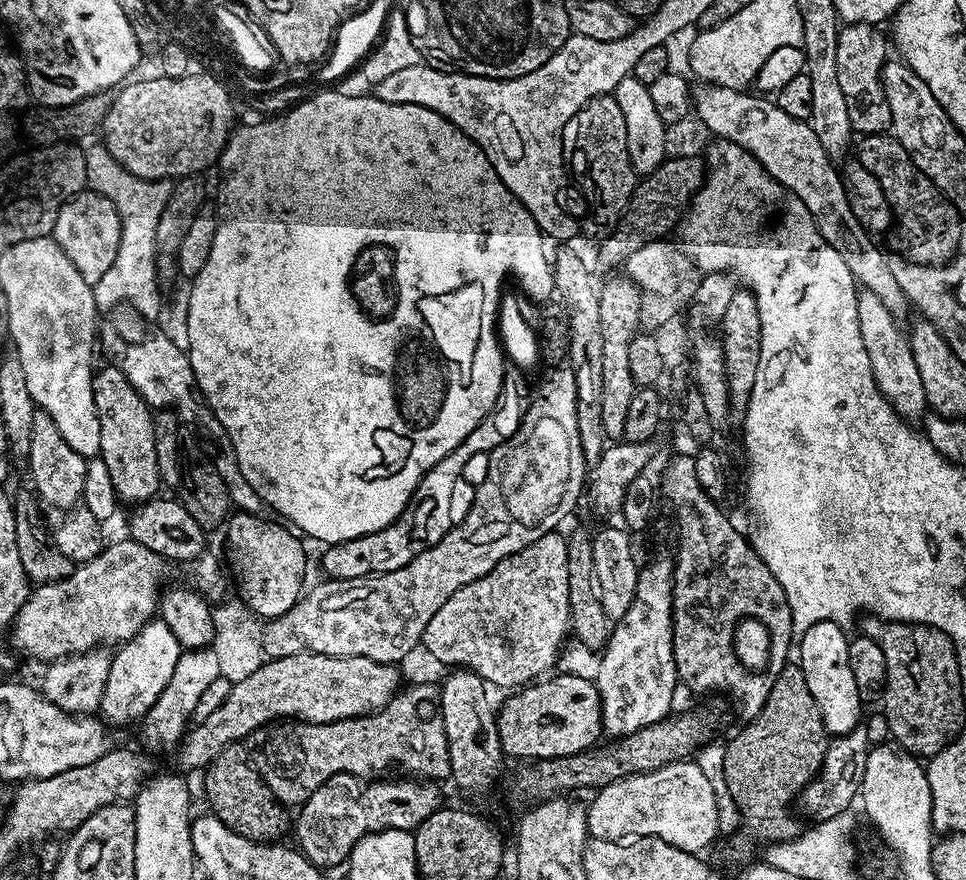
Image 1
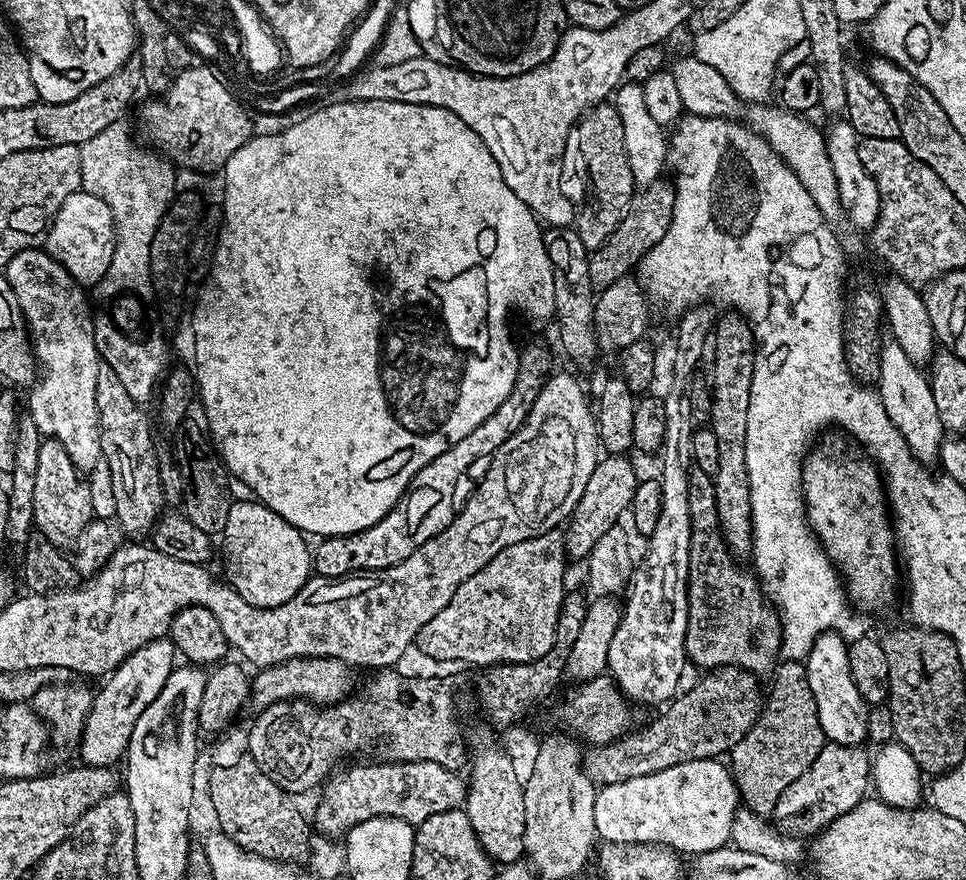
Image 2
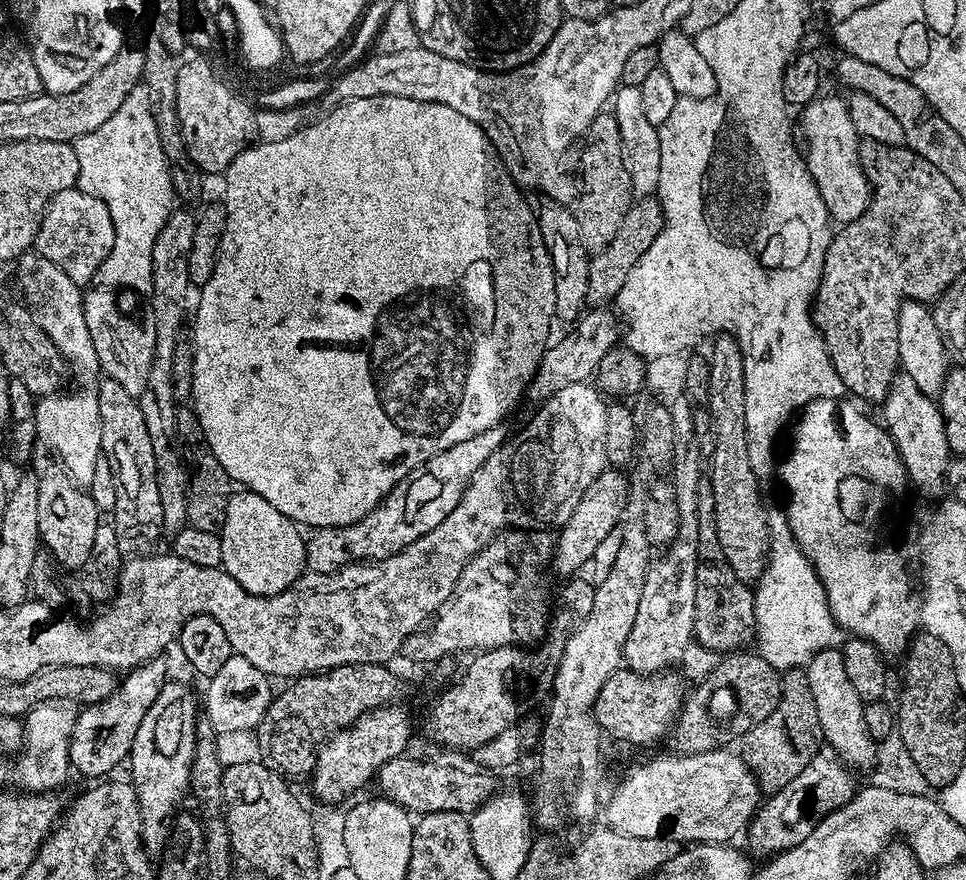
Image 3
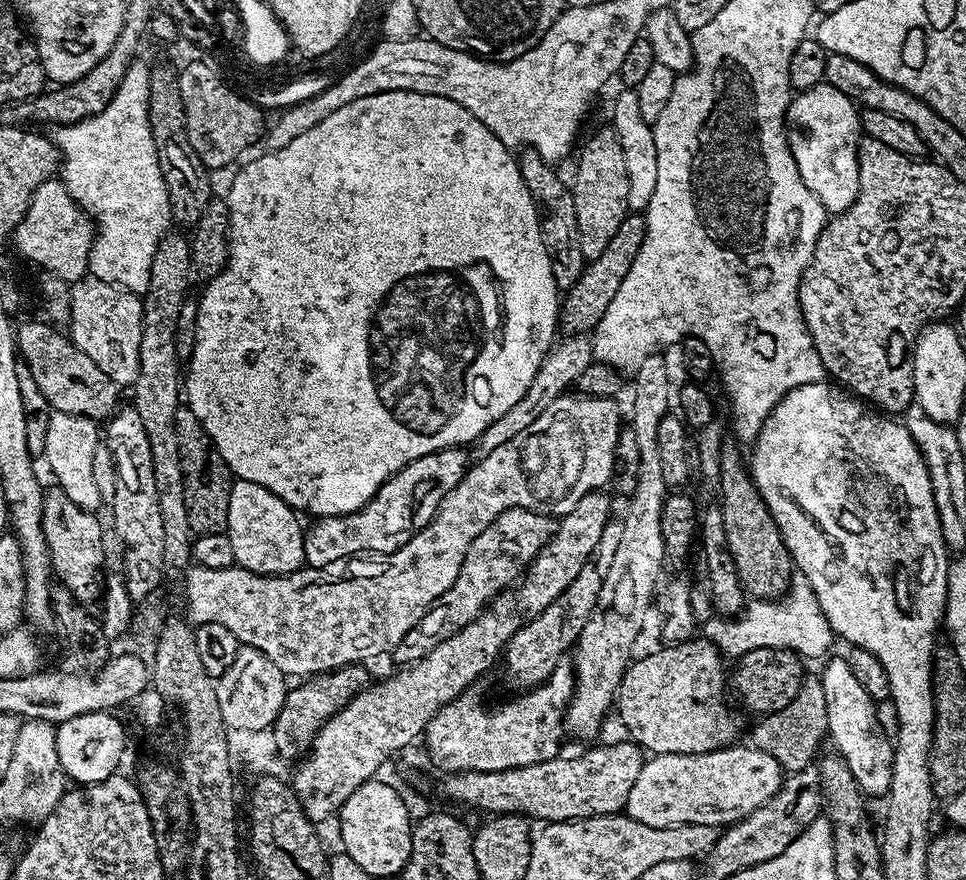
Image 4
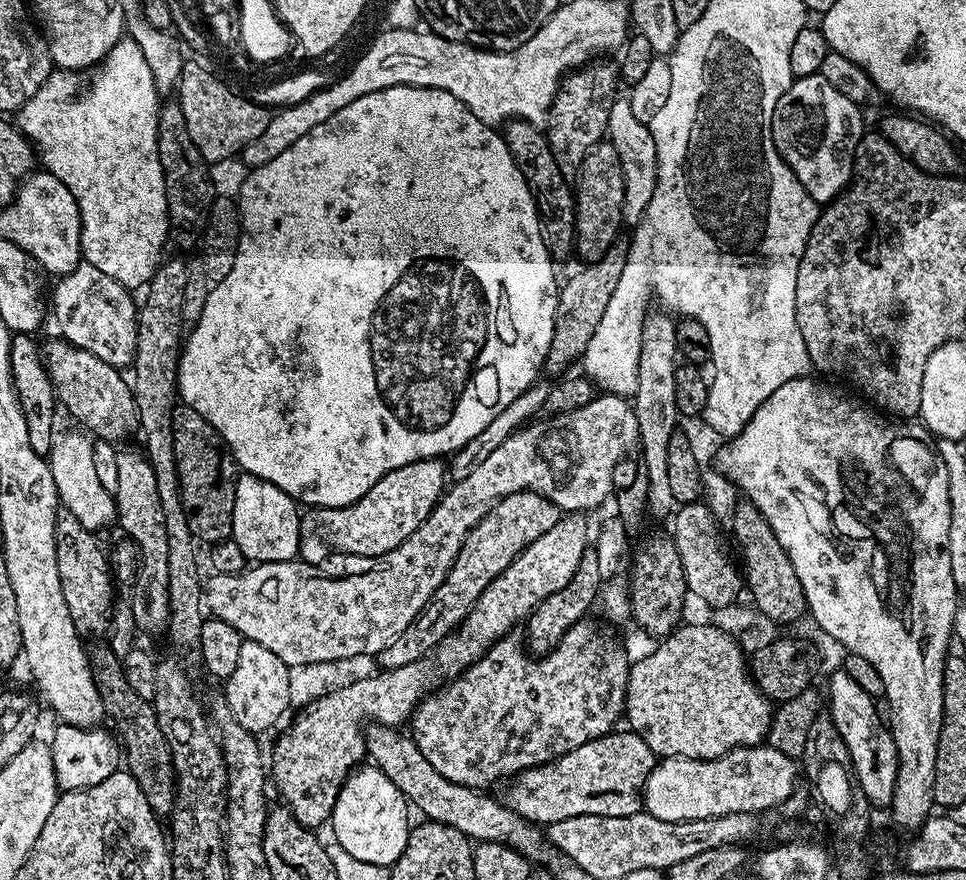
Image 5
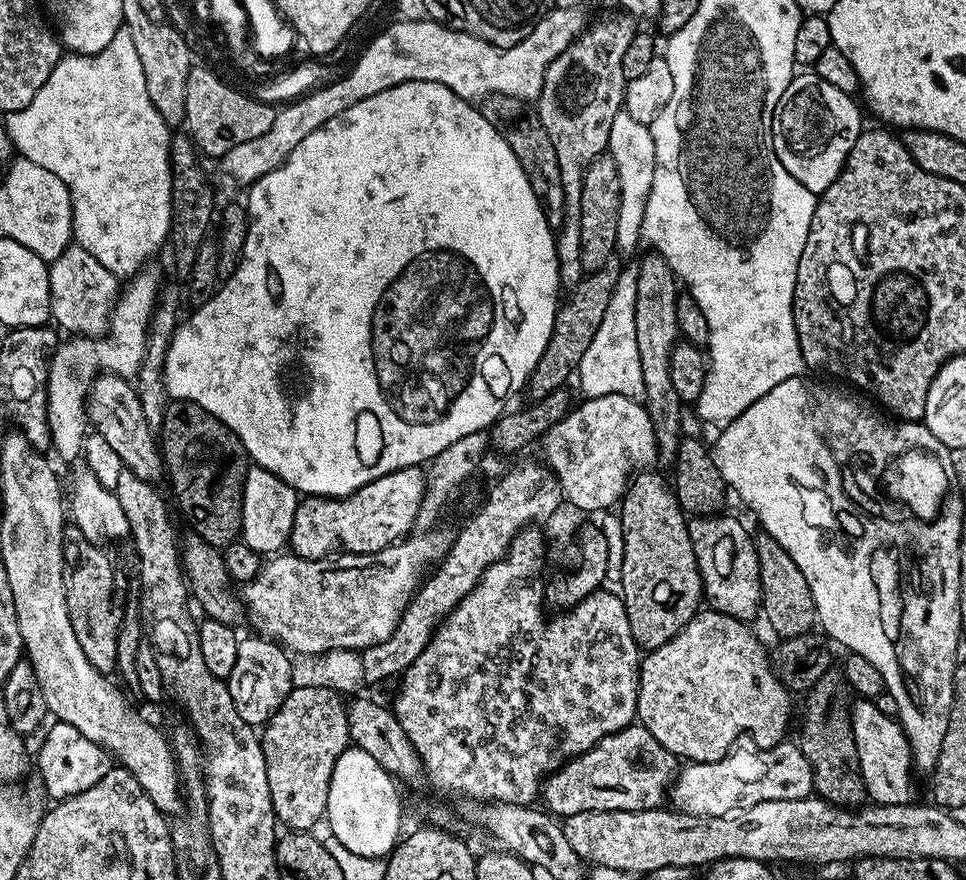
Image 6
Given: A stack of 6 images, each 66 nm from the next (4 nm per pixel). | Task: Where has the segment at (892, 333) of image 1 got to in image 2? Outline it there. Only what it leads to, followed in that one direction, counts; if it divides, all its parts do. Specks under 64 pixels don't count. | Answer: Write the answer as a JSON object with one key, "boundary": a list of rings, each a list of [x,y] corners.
{"boundary":[[[885,339],[878,348],[880,371],[878,373],[878,395],[886,414],[890,414],[890,422],[906,438],[906,446],[914,454],[914,458],[925,466],[932,466],[939,461],[940,444],[946,438],[946,429],[942,418],[938,418],[938,406],[934,406],[934,394],[925,369],[915,364],[902,350],[897,340]]]}

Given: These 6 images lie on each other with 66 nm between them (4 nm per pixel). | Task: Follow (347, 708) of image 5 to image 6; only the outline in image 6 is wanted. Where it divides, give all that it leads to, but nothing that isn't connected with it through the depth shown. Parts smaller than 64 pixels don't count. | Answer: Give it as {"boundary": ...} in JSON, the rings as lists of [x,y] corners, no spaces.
{"boundary":[[[293,687],[292,692],[266,724],[263,725],[260,745],[266,758],[266,778],[270,782],[270,798],[274,802],[277,821],[285,829],[307,832],[325,819],[330,794],[330,778],[338,758],[349,747],[348,710],[340,693],[334,689]]]}

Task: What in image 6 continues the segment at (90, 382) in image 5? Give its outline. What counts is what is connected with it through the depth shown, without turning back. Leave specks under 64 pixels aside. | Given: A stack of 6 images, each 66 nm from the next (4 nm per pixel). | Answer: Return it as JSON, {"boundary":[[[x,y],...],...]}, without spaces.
{"boundary":[[[101,373],[92,381],[88,397],[85,400],[85,417],[93,431],[102,434],[103,438],[118,453],[127,471],[137,474],[143,481],[157,483],[163,477],[163,455],[159,449],[159,443],[154,430],[146,422],[146,416],[142,411],[141,398],[137,394],[133,383],[123,376],[112,373]]]}

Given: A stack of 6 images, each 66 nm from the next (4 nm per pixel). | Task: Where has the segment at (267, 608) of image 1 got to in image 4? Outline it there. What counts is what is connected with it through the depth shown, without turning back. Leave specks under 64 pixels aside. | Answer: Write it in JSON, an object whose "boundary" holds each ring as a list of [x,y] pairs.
{"boundary":[[[236,480],[230,490],[230,518],[228,519],[228,531],[226,535],[230,538],[230,546],[234,546],[234,558],[239,567],[256,572],[260,576],[284,576],[287,572],[296,572],[304,564],[304,534],[305,529],[300,528],[301,517],[296,509],[290,507],[286,502],[282,502],[282,498],[278,498],[278,494],[274,494],[270,490],[266,490],[266,486],[258,486],[258,482],[246,482],[245,480]]]}

